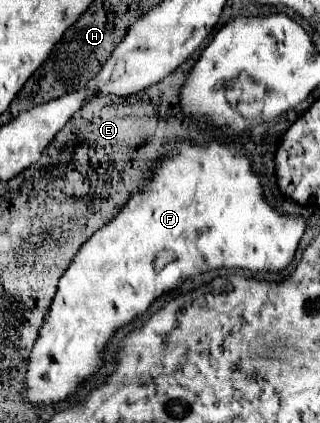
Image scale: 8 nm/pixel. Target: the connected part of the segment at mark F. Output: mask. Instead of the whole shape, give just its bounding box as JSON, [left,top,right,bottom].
[22,141,304,407]

